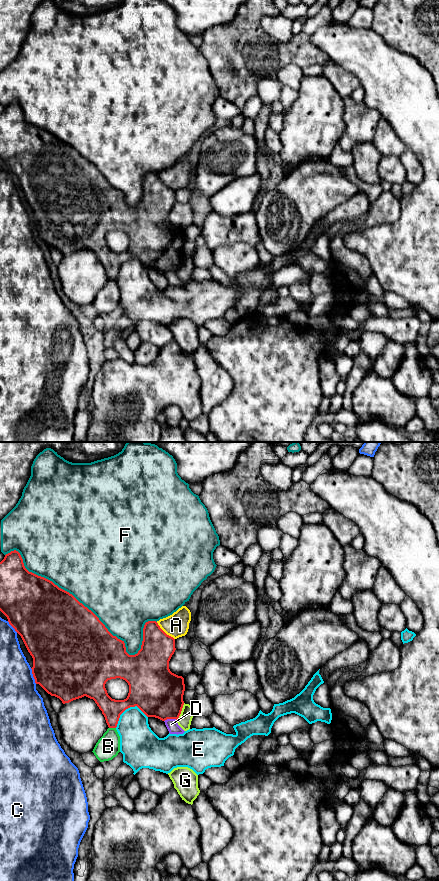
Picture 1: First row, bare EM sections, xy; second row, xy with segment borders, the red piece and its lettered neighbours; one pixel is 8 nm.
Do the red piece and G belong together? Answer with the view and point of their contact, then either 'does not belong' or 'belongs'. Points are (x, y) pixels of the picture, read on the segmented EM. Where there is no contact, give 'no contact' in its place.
contact xy (180, 712); does not belong

